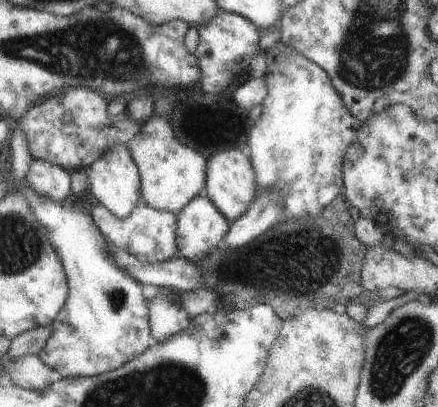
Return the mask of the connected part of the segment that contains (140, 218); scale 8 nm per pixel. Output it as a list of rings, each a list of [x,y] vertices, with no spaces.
[[[140,202],[123,219],[116,218],[102,205],[90,208],[89,215],[96,228],[114,249],[129,252],[143,263],[167,261],[178,250],[176,244],[177,214],[173,212],[158,210],[148,206],[144,202]]]

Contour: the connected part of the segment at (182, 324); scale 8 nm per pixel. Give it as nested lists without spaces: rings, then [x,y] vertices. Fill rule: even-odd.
[[[143,285],[143,295],[148,299],[150,332],[155,343],[188,328],[192,317],[177,302],[179,294],[165,287]]]

